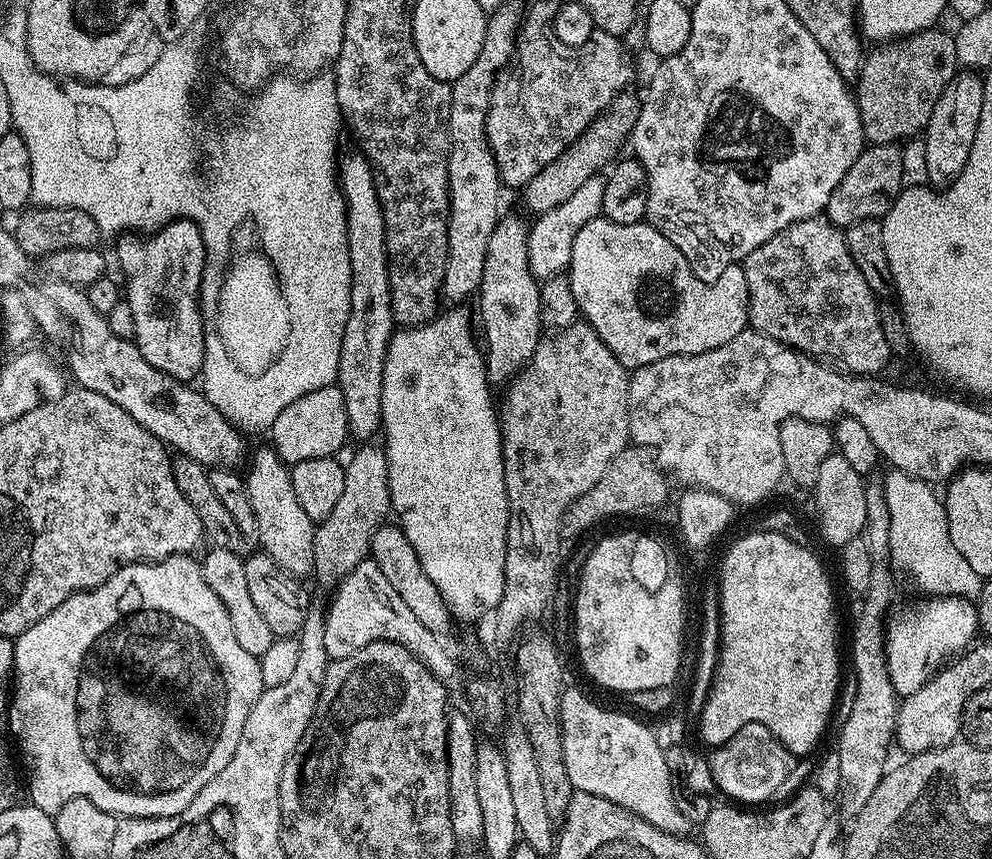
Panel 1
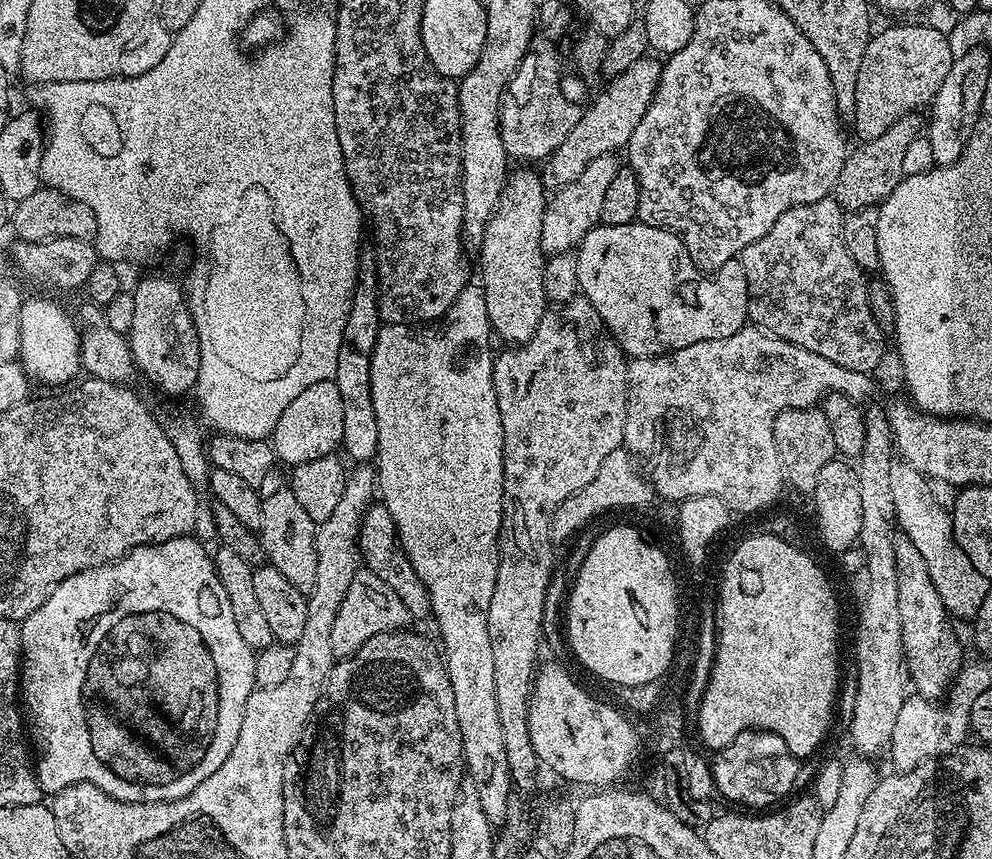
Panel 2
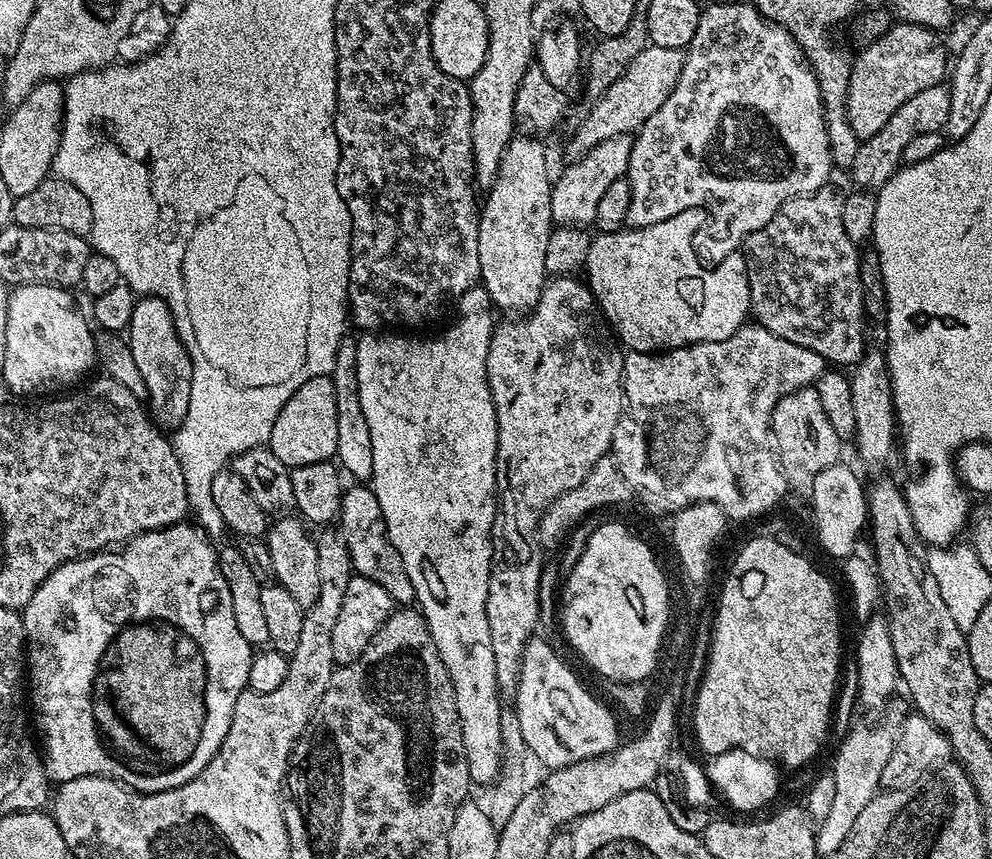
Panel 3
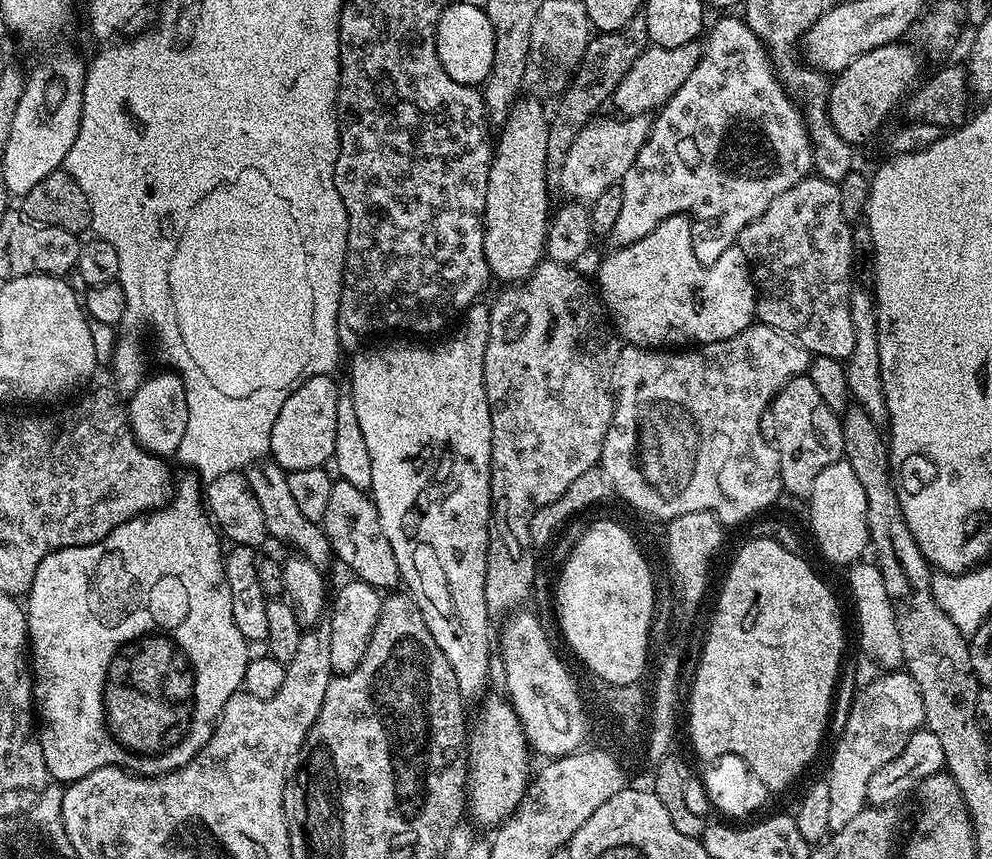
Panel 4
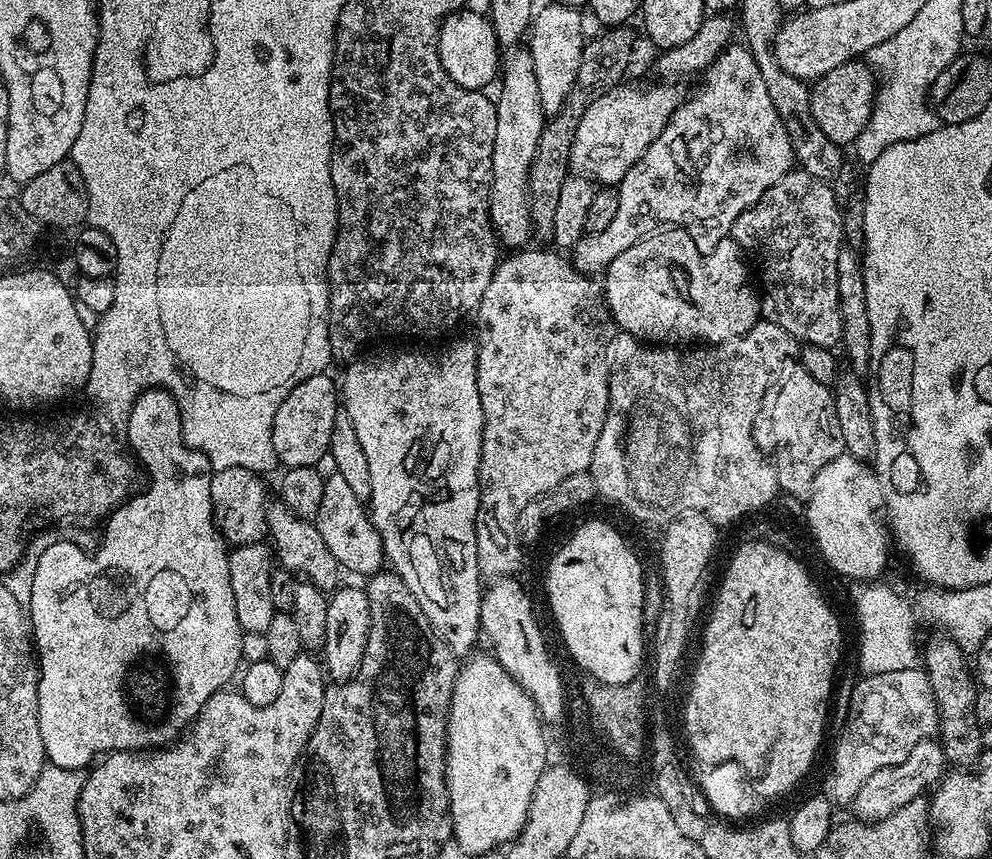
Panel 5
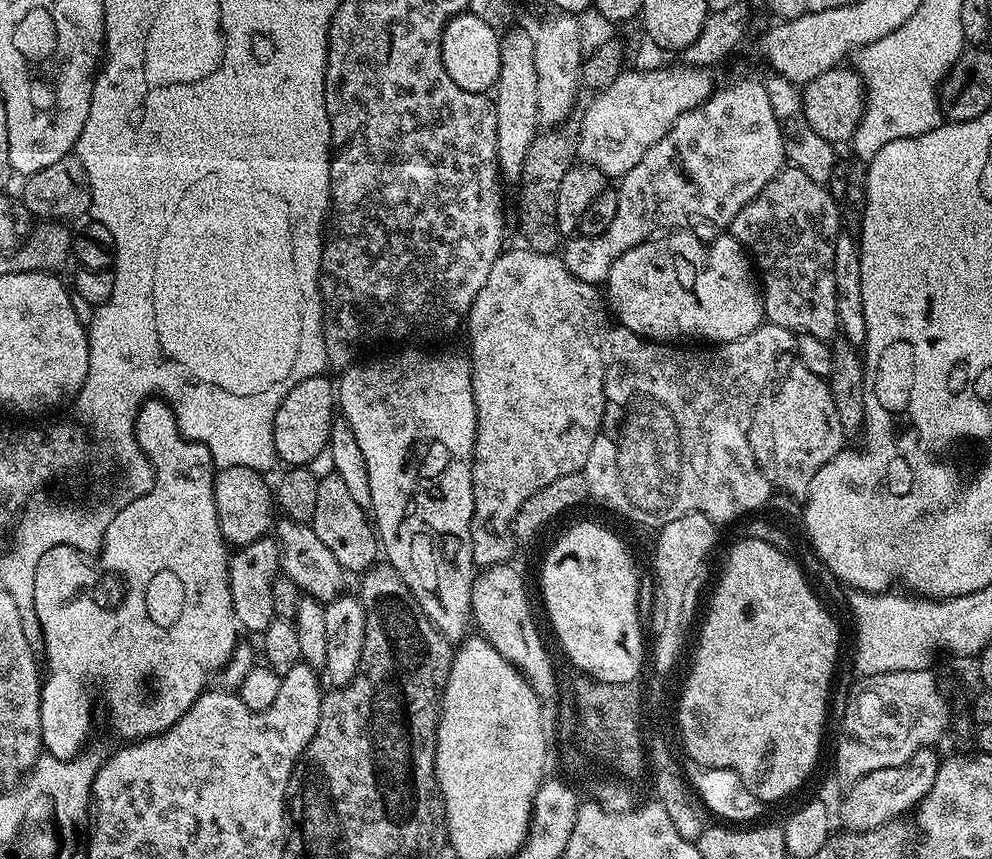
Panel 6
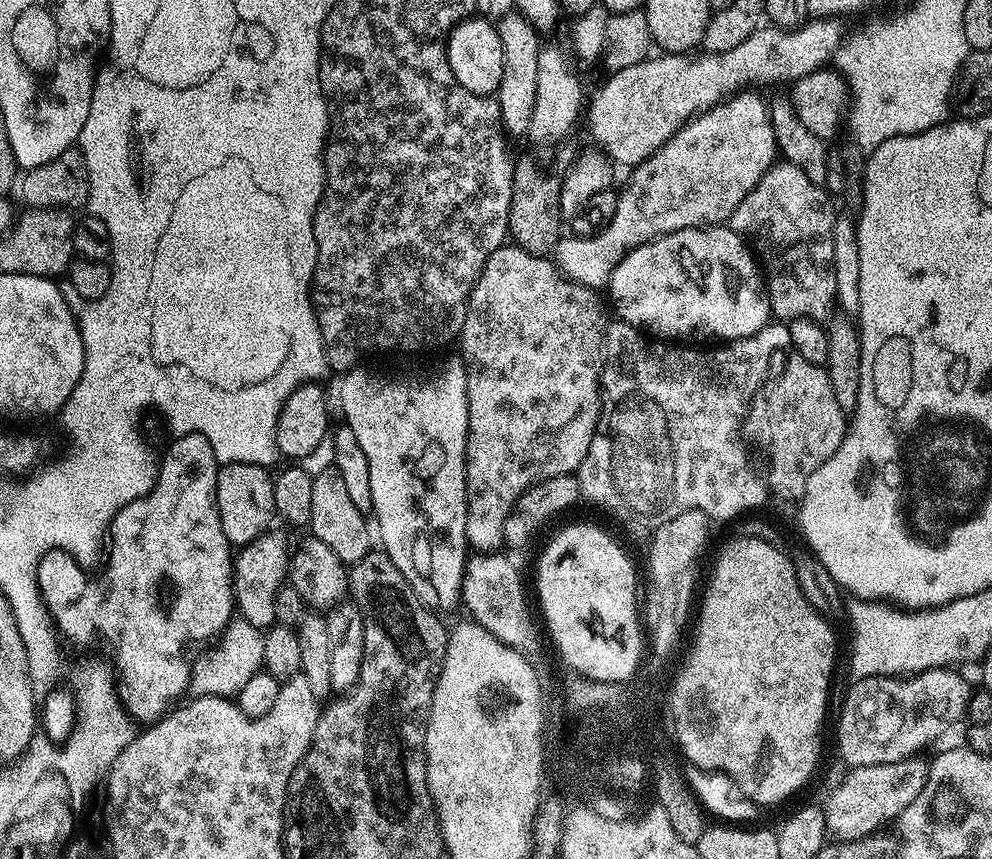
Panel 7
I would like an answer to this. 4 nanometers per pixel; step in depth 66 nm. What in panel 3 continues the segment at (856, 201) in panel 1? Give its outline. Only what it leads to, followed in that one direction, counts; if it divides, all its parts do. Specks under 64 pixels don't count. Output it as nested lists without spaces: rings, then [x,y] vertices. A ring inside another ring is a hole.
[[[941,82],[930,86],[930,90],[922,90],[919,94],[914,94],[907,102],[902,102],[894,114],[874,134],[874,138],[866,138],[860,141],[858,154],[854,154],[854,162],[850,169],[850,175],[857,189],[860,190],[879,190],[892,175],[902,167],[901,156],[906,146],[919,135],[940,132],[944,127],[946,118],[950,114],[950,94],[948,84]]]

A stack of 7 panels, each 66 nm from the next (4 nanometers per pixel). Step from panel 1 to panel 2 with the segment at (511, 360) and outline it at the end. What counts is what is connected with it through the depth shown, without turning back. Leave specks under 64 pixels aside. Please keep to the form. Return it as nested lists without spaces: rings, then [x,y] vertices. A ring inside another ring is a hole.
[[[520,166],[509,171],[508,181],[504,184],[502,194],[498,198],[498,206],[486,226],[486,234],[478,249],[480,255],[479,283],[486,294],[486,314],[492,323],[493,333],[499,335],[508,346],[519,346],[536,333],[540,319],[546,311],[544,287],[542,286],[542,270],[546,254],[542,250],[542,214],[548,204],[548,196],[539,171],[531,172],[531,167]]]

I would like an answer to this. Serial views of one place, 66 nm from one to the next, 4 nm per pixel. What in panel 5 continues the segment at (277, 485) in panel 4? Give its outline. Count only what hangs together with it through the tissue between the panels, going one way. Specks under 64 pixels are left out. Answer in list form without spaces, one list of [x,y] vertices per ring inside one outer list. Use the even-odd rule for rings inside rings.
[[[279,498],[269,503],[266,510],[266,522],[270,544],[274,549],[274,556],[279,567],[285,568],[301,581],[318,586],[325,594],[335,592],[341,583],[342,569],[334,558],[334,554],[330,554],[326,542],[322,542],[322,534],[318,534],[315,523],[294,514],[294,510],[290,510]]]

